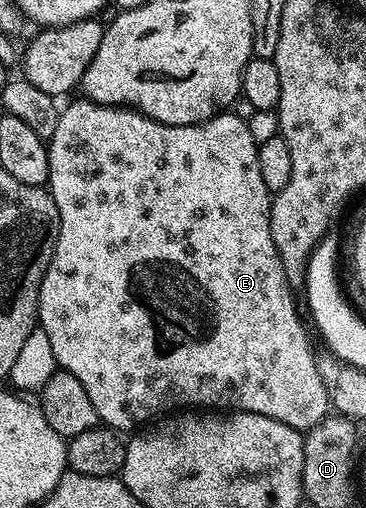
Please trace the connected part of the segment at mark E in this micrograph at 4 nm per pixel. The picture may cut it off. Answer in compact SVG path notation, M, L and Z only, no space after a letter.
M84 97L78 100L60 108L55 133L47 140L47 190L59 209L59 237L39 289L37 317L40 331L47 333L51 340L58 368L79 380L79 385L87 389L87 397L91 397L91 405L95 405L98 420L118 433L132 432L154 417L193 408L250 411L283 421L283 425L291 425L291 429L302 433L319 425L331 411L329 387L326 376L324 379L317 368L309 335L293 304L294 288L285 275L281 254L271 237L271 192L263 185L263 175L259 173L258 145L248 122L238 115L222 113L205 123L163 125L132 107L108 107Z

